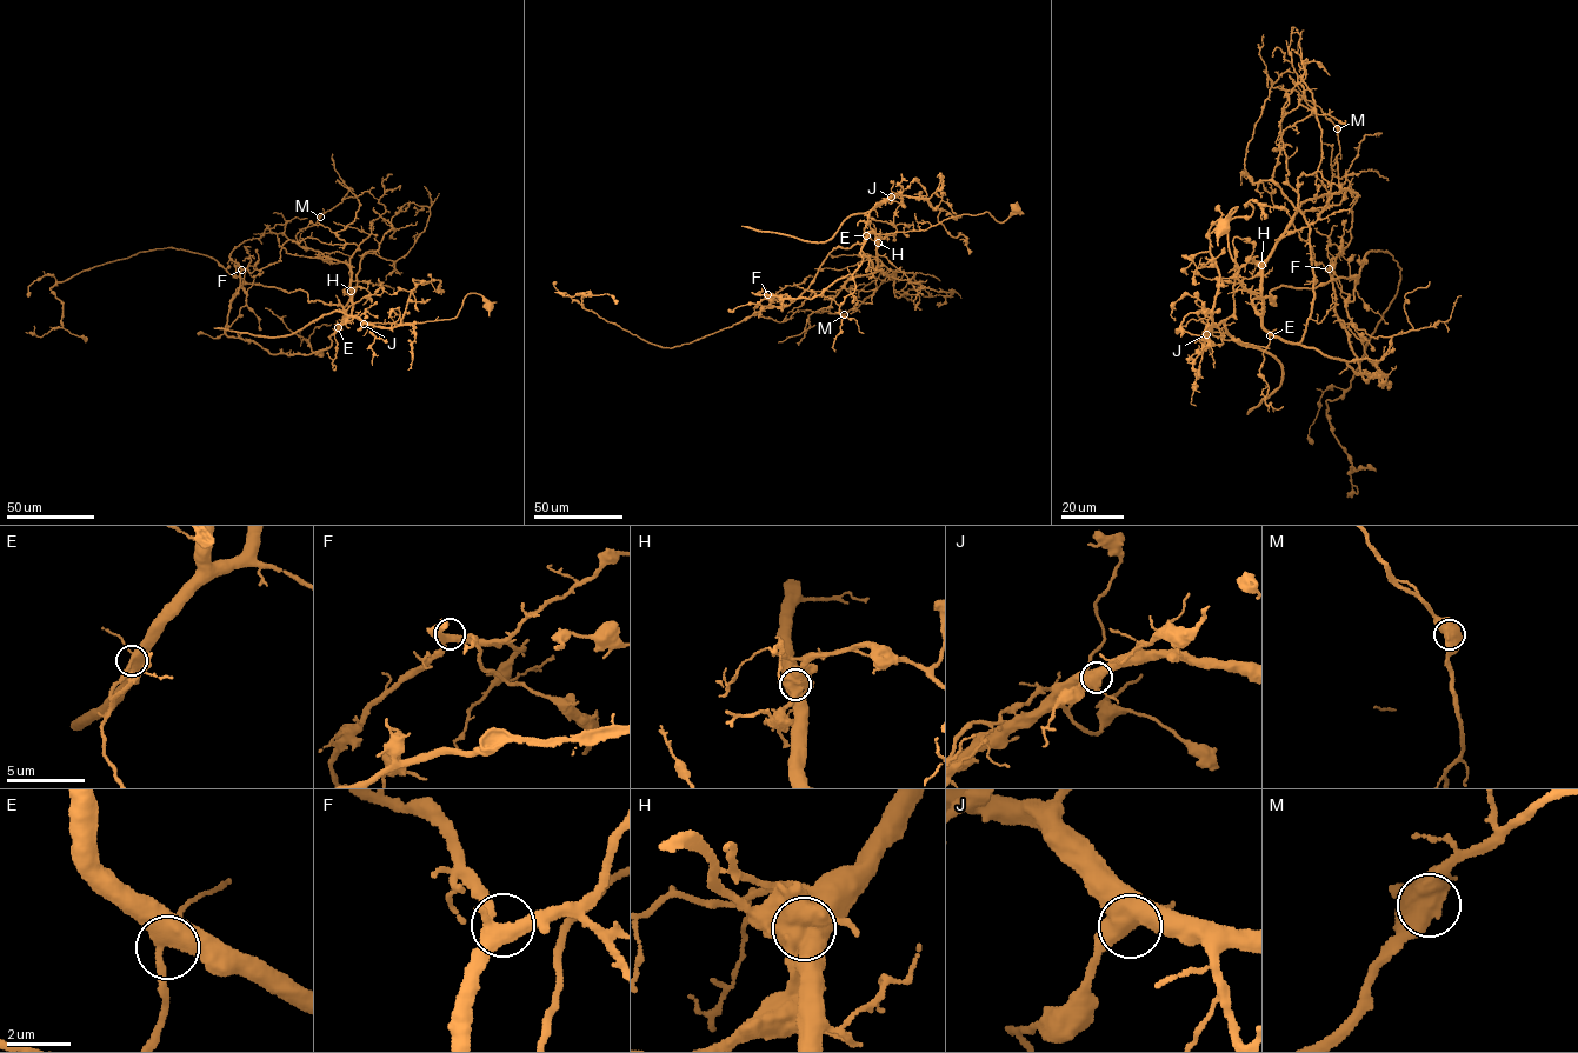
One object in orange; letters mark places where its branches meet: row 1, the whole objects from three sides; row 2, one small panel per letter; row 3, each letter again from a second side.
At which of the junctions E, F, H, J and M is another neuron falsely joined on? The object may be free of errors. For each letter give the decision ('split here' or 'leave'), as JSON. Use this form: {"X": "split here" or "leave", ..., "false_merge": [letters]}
{"E": "leave", "F": "leave", "H": "split here", "J": "leave", "M": "leave", "false_merge": ["H"]}

